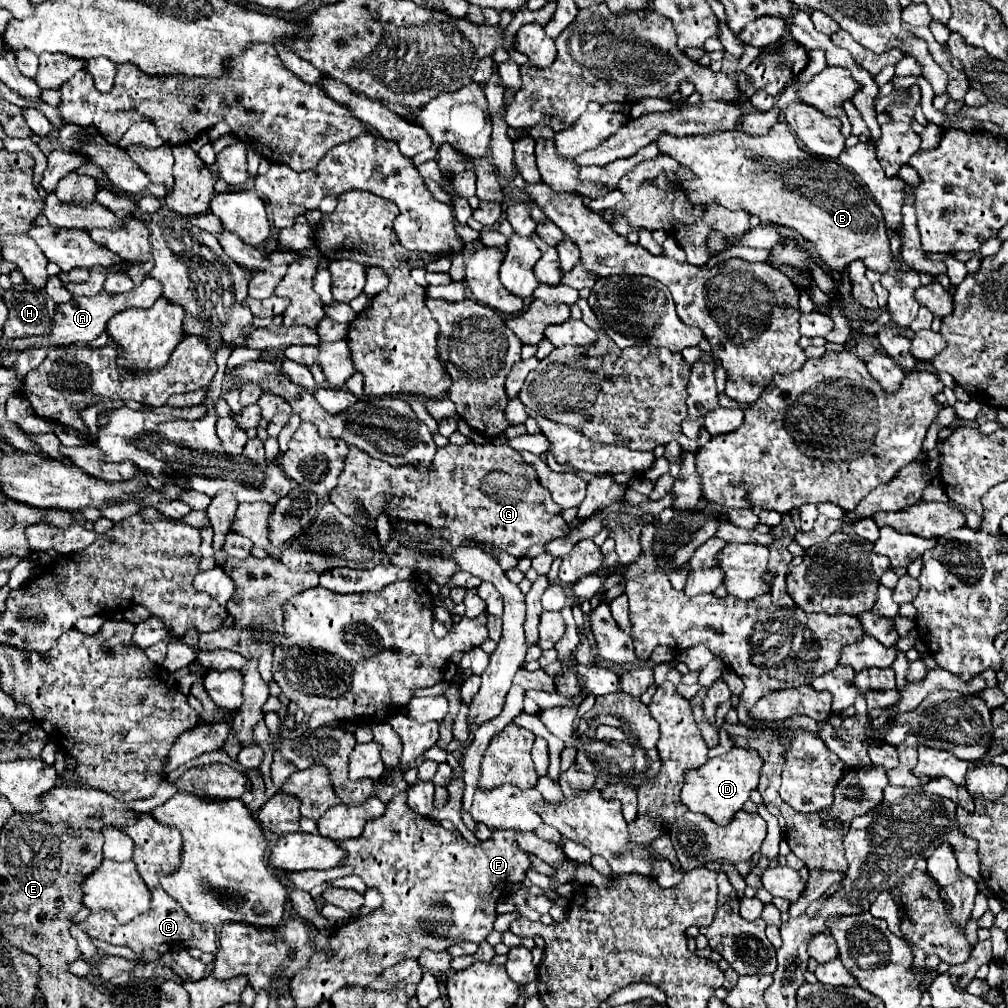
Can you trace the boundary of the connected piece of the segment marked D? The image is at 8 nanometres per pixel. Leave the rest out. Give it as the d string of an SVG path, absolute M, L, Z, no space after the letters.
M731 748L731 752L715 756L707 760L697 770L689 770L685 776L685 786L681 790L681 802L691 810L691 812L701 812L713 818L717 824L725 826L731 822L733 814L743 808L743 804L749 800L749 794L757 788L759 776L761 776L763 760L755 750L745 750L745 748Z

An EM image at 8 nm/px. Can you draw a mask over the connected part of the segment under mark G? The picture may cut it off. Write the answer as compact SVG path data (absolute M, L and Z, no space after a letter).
M465 444L465 446L445 446L435 454L431 468L423 466L401 466L393 468L383 460L367 456L363 450L351 446L345 468L339 476L339 484L331 492L331 502L343 512L351 514L355 500L361 500L369 516L375 520L379 512L387 514L393 530L399 534L411 534L419 540L445 538L453 546L463 544L465 538L475 538L485 544L485 548L501 548L513 556L523 556L531 544L547 544L549 540L567 536L571 532L569 524L561 516L561 508L551 500L549 492L539 486L535 468L527 464L519 450L509 444Z

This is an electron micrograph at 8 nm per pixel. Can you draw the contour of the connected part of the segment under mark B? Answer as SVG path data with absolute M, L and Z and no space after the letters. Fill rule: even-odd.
M775 124L765 136L749 136L743 130L733 130L711 136L677 138L663 132L657 140L657 148L659 154L667 154L689 168L695 180L671 182L659 174L655 180L643 182L641 188L653 186L665 194L683 192L689 202L745 210L761 218L765 226L791 228L815 244L819 262L829 270L845 270L853 260L863 260L871 270L891 272L893 254L889 250L889 234L881 208L847 168L801 150L787 124ZM805 186L809 192L805 192Z

